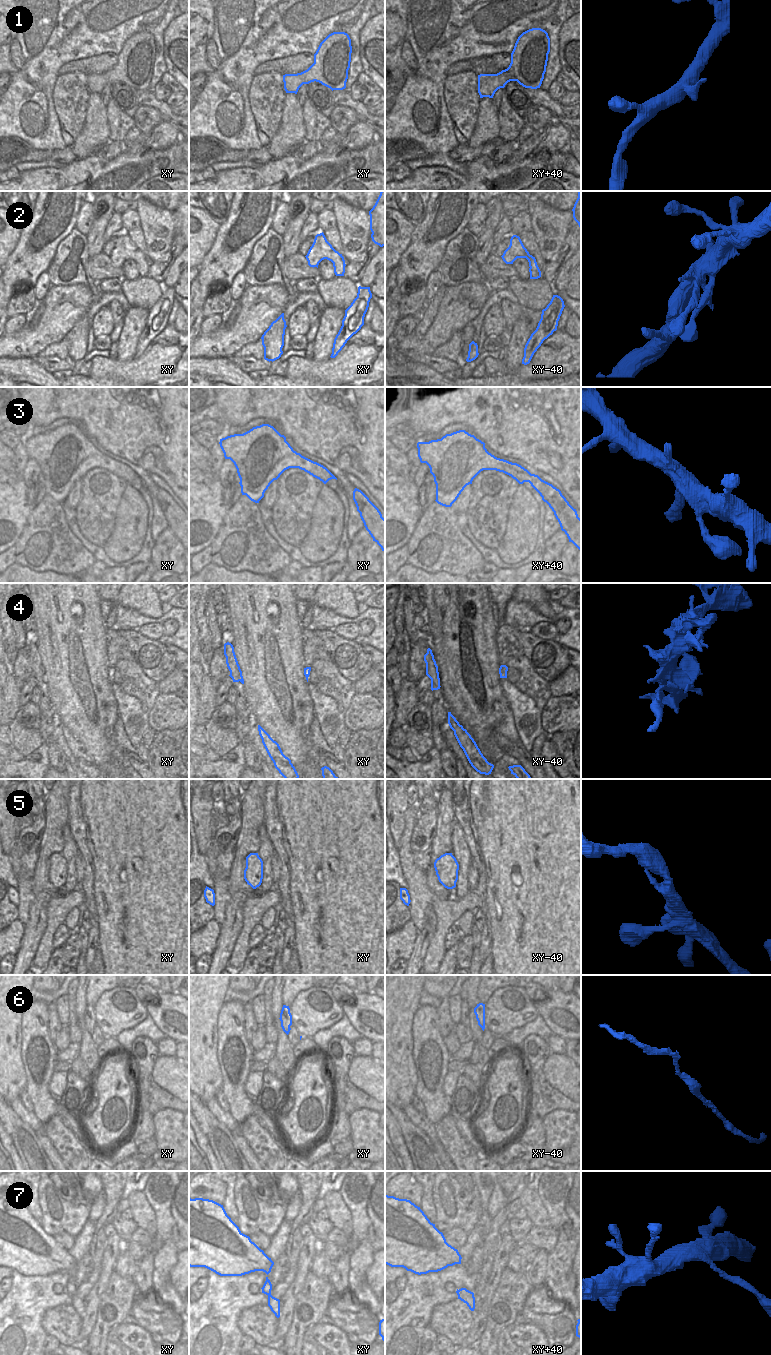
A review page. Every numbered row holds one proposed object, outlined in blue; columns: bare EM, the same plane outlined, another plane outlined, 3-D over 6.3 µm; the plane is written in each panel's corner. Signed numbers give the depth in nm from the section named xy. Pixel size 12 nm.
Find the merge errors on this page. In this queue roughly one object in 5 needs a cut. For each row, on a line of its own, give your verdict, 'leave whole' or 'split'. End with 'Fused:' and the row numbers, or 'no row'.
1: leave whole
2: leave whole
3: leave whole
4: split
5: leave whole
6: leave whole
7: leave whole
Fused: 4

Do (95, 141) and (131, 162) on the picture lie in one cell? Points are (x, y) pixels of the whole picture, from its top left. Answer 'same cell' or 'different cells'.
different cells

